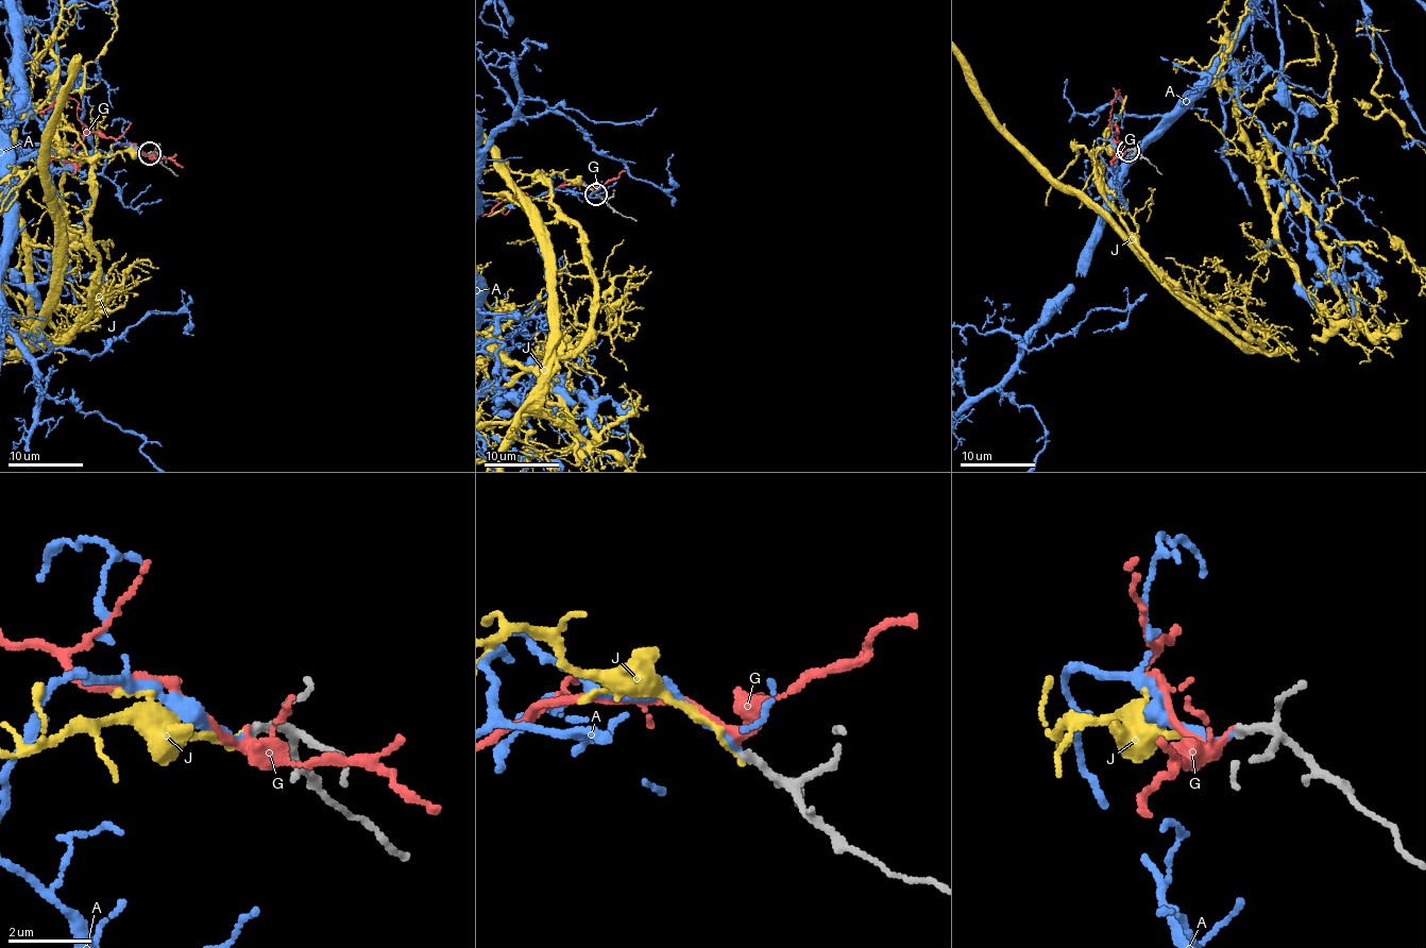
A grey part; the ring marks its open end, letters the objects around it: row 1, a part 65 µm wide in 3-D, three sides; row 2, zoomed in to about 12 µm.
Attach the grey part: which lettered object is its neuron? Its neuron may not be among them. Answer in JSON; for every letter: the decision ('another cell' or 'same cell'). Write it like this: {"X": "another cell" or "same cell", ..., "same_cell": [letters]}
{"A": "same cell", "G": "another cell", "J": "another cell", "same_cell": ["A"]}

